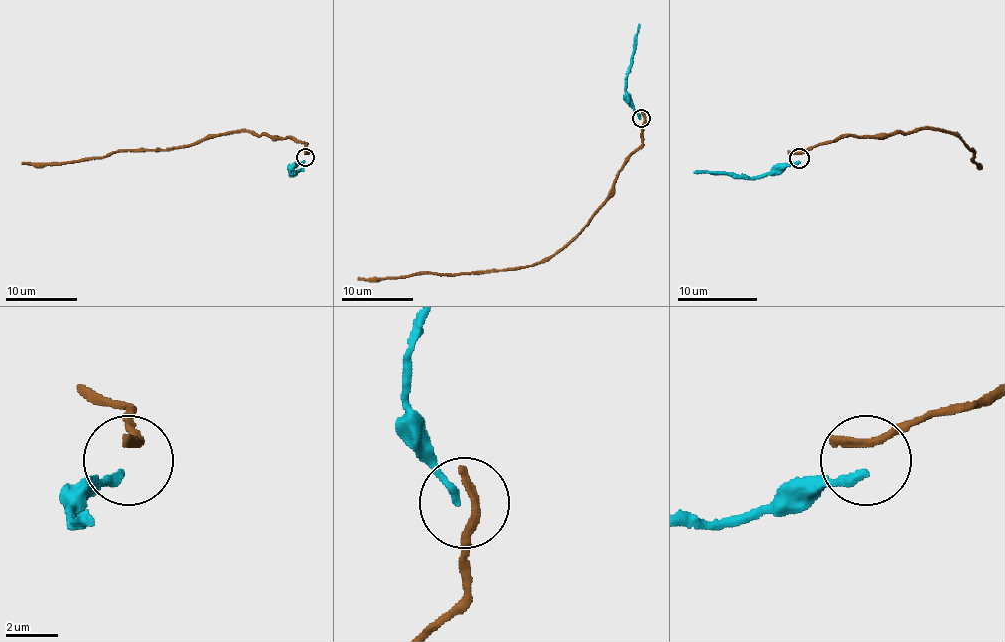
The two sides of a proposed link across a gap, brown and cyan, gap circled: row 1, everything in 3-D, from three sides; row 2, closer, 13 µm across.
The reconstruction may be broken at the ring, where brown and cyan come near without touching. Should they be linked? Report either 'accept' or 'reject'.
reject

